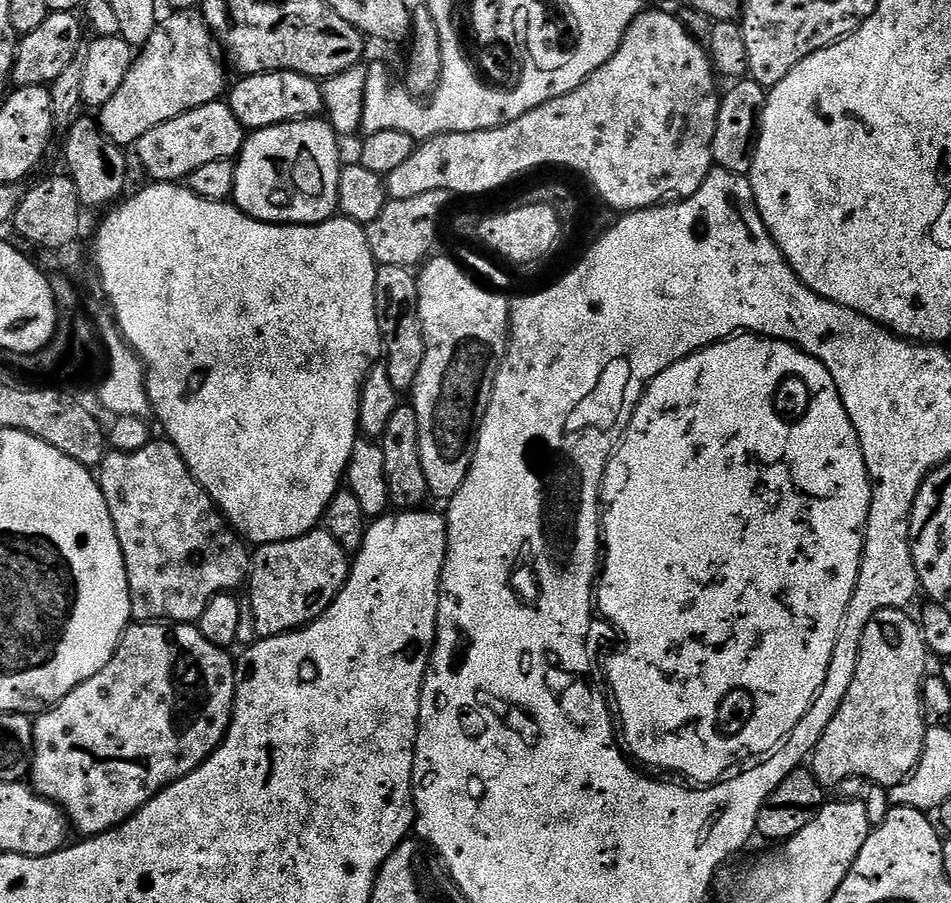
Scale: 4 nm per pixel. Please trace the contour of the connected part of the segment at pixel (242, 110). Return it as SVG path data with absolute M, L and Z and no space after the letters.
M259 72L244 76L231 85L226 96L234 118L238 118L245 130L269 128L275 124L286 124L289 120L316 118L324 112L324 94L321 81L315 76L303 76L297 72Z

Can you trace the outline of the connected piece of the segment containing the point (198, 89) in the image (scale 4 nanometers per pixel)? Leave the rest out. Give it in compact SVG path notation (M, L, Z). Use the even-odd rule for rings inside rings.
M172 10L167 14L169 16L157 23L144 47L139 49L122 86L118 86L115 91L114 98L110 98L110 102L106 102L98 110L100 129L117 146L134 146L140 141L142 134L154 130L154 126L162 126L162 122L170 122L170 118L178 118L178 114L198 110L198 106L217 103L229 87L229 69L203 15L196 10Z

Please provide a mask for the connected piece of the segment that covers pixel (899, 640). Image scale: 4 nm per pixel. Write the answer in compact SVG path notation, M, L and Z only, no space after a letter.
M887 608L870 618L862 634L854 682L850 682L850 690L846 690L846 698L842 698L838 714L834 714L830 726L826 726L826 734L822 734L810 757L810 770L822 786L840 784L847 776L861 776L887 790L907 780L920 761L926 731L924 711L920 706L920 683L924 681L924 667L930 661L930 653L924 645L919 623L913 617L911 620L908 614L899 608Z

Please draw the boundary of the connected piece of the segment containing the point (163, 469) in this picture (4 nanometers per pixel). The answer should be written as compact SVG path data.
M153 439L137 452L109 451L100 463L98 483L122 546L130 582L132 615L137 621L199 621L210 598L219 592L232 592L247 581L250 552L245 541L233 531L216 503L208 497L208 491L190 474L182 454L178 454L167 439Z

